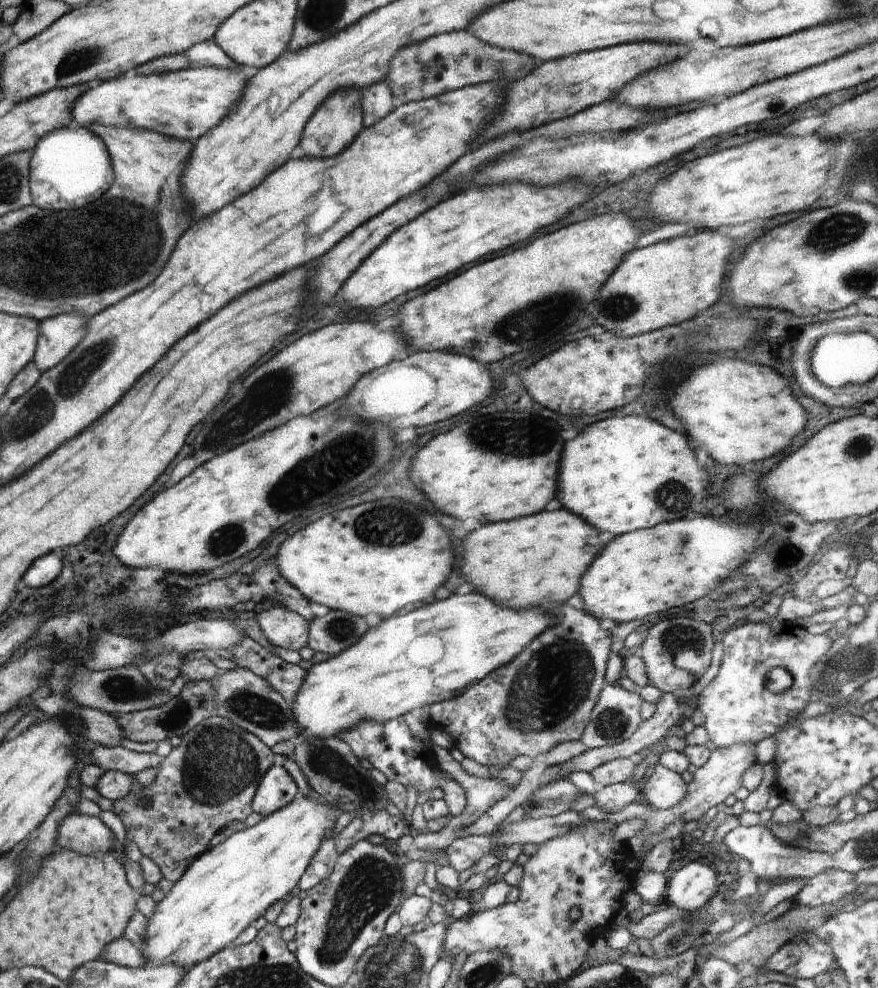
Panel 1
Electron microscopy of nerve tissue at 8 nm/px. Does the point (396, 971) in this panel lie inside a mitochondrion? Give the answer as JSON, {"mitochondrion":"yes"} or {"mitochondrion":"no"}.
{"mitochondrion":"yes"}

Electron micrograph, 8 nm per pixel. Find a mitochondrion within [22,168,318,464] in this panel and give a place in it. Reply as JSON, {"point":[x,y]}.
{"point":[260,403]}

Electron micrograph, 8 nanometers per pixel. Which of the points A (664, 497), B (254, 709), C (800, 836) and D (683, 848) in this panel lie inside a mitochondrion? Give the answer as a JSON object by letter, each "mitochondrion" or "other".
{"A":"mitochondrion","B":"mitochondrion","C":"mitochondrion","D":"other"}

